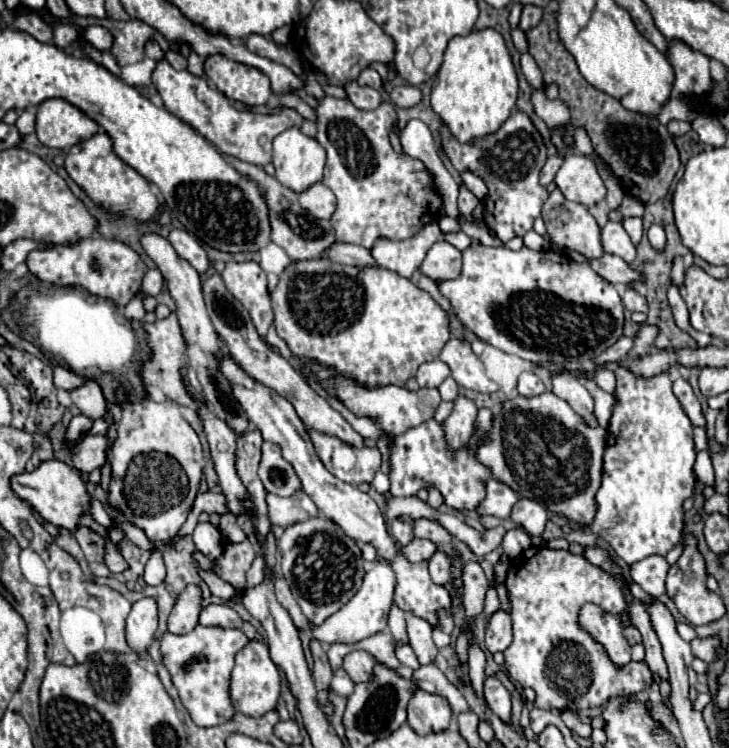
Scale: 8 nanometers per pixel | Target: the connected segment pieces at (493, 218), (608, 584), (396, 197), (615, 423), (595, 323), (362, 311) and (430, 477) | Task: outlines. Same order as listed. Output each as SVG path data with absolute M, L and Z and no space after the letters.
M516 111L506 119L504 127L496 131L496 135L488 135L488 139L478 139L476 143L458 143L446 127L442 127L444 137L444 153L456 167L456 171L472 171L478 175L486 187L486 209L484 221L488 229L502 241L508 243L514 237L524 237L540 217L540 209L548 199L546 189L538 183L538 173L546 163L546 145L540 133L534 129L530 117L526 113Z
M530 547L510 561L506 587L512 603L514 641L504 651L510 677L522 687L536 691L536 707L548 707L548 697L566 697L566 707L600 707L614 695L642 693L652 685L652 671L646 663L628 663L616 667L600 643L596 643L580 625L578 609L582 603L596 603L604 611L620 615L626 609L624 593L618 583L602 569L590 565L582 555L554 551L548 547Z
M324 95L318 99L316 107L316 141L326 149L328 161L326 161L326 179L322 179L336 195L338 207L332 215L332 227L336 231L336 239L340 243L352 243L366 249L372 249L378 239L390 239L390 241L402 241L416 237L420 229L426 223L438 221L444 215L444 203L434 187L432 173L420 163L418 159L412 159L404 153L396 153L388 141L390 125L386 125L386 115L396 115L392 103L384 101L372 111L356 109L348 99L338 99Z
M624 365L616 373L616 405L608 425L602 485L596 493L592 531L610 543L628 565L650 555L666 555L682 541L684 499L696 485L696 447L692 423L672 393L668 373L652 379L634 377Z
M472 243L462 257L464 265L460 279L444 281L438 289L450 299L464 327L480 341L532 363L568 363L570 359L592 361L622 337L624 305L620 295L614 285L592 271L588 263L576 263L568 255L560 255L552 249L532 251L522 247L520 251L510 251L504 245L486 247L480 243Z
M332 259L300 261L280 273L278 287L270 297L276 331L302 361L330 367L336 375L354 379L370 389L386 385L404 387L422 363L434 361L440 355L444 343L450 339L446 311L442 311L440 305L410 279L388 269L348 267Z
M428 419L418 427L404 431L402 435L394 437L390 445L390 495L394 497L410 497L416 495L420 489L436 487L446 507L462 511L476 511L476 507L484 501L486 495L486 481L492 479L492 471L482 465L476 457L476 449L464 445L460 449L448 449L444 429L438 421Z

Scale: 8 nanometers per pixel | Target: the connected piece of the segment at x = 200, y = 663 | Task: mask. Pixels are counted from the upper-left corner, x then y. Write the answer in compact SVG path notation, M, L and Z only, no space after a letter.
M198 625L194 631L186 635L174 635L168 631L164 633L160 641L164 665L172 675L172 683L178 689L182 705L186 707L186 711L198 727L216 727L232 719L234 705L230 699L230 673L234 667L236 653L248 641L250 639L240 629L204 625Z

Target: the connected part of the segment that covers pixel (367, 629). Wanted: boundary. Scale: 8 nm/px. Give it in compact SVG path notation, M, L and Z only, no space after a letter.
M376 561L372 565L372 569L364 575L364 583L362 583L360 591L336 615L328 617L320 627L310 625L312 639L318 639L320 643L334 643L334 641L356 643L378 631L384 631L390 607L394 603L394 589L396 589L396 573L392 571L392 567L388 563Z

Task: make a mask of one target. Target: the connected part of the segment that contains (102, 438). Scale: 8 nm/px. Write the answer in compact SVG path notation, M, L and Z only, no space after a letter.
M86 435L74 449L72 449L72 467L82 473L92 473L106 463L108 451L112 441L108 435Z

